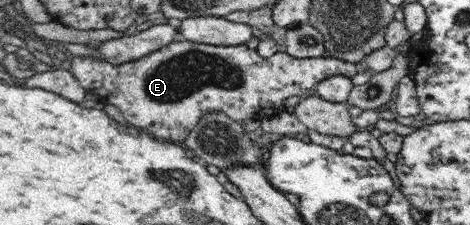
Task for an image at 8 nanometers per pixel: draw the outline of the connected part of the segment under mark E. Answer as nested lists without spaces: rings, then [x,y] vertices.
[[[185,39],[152,52],[119,65],[93,57],[74,57],[67,69],[87,92],[118,107],[129,125],[173,142],[182,142],[205,113],[220,111],[237,122],[260,120],[284,111],[287,97],[305,97],[323,79],[334,75],[352,79],[361,69],[361,65],[329,56],[298,59],[277,52],[266,59],[245,44],[214,46]]]

